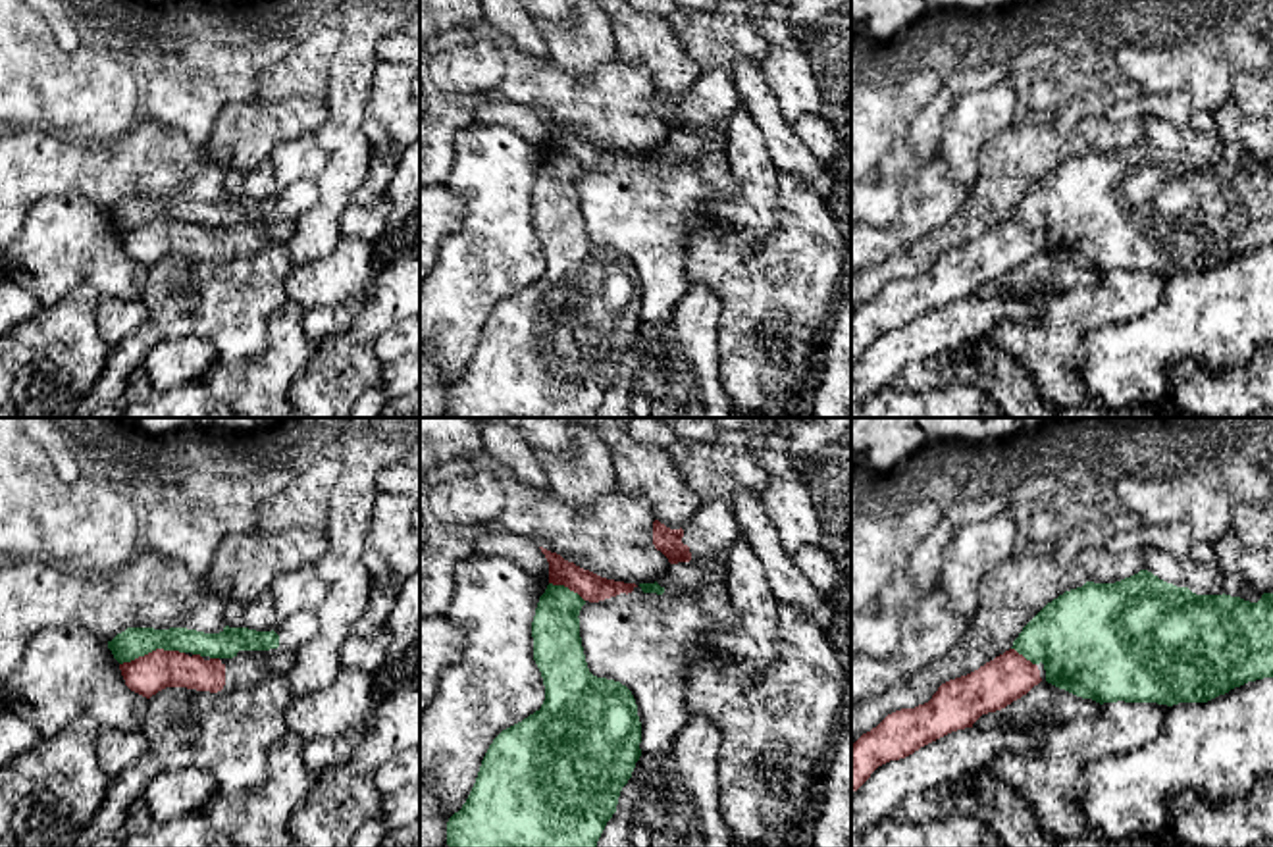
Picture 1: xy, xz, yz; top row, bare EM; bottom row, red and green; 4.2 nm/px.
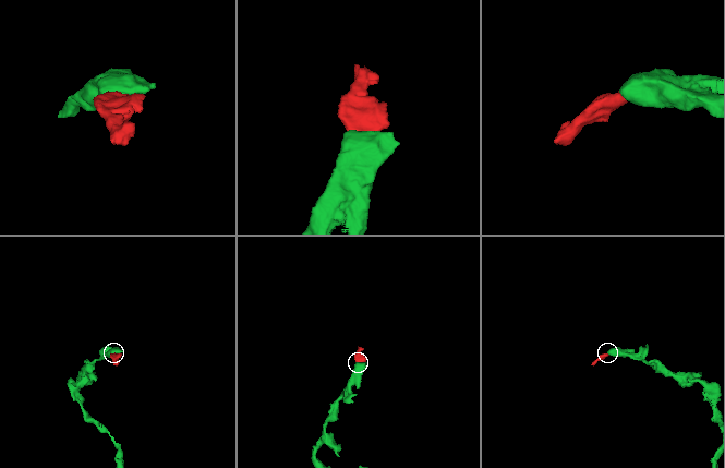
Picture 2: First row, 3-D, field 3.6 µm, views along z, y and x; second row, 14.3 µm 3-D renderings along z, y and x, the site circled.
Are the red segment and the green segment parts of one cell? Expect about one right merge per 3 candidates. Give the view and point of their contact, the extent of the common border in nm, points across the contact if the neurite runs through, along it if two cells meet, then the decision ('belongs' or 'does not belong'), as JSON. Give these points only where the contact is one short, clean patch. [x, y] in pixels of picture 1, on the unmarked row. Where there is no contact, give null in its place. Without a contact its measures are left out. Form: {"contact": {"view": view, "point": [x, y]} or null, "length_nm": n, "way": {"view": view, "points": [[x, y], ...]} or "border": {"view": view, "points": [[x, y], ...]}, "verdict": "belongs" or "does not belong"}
{"contact": {"view": "xy", "point": [153, 220]}, "length_nm": 280, "border": {"view": "xy", "points": [[183, 220], [153, 218], [120, 233]]}, "verdict": "does not belong"}

